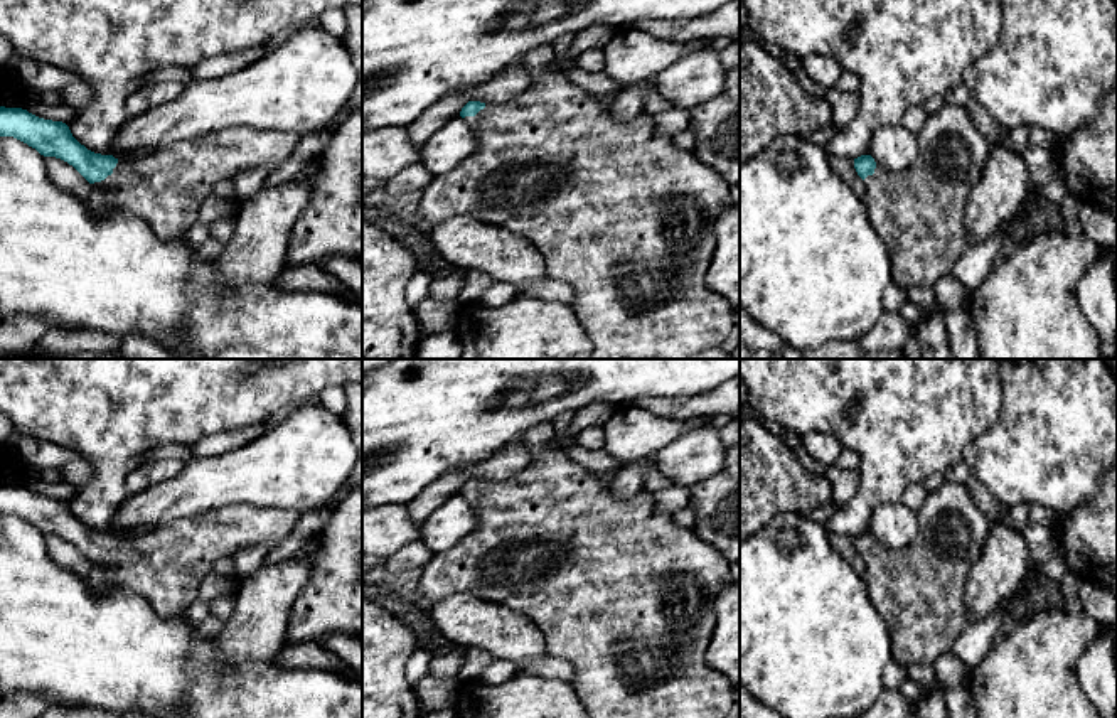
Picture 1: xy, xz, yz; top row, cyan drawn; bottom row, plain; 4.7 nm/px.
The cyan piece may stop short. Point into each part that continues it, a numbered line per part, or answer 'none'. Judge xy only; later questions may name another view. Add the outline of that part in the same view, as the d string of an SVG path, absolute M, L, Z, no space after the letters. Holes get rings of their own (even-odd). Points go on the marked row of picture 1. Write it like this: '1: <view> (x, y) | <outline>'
1: xy (165, 187) | M232 126L209 135L175 142L135 160L118 160L113 174L94 182L88 197L96 216L108 209L133 212L148 221L162 239L187 234L199 222L202 202L214 194L222 180L232 180L239 172L261 167L275 172L295 150L300 135L276 130Z

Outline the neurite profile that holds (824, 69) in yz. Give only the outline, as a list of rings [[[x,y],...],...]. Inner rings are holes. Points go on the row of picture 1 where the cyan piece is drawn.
[[[809,56],[802,59],[807,76],[820,86],[836,86],[844,67],[831,56]]]

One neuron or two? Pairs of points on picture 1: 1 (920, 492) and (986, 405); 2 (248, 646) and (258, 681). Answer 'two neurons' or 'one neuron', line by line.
1: two neurons
2: two neurons

